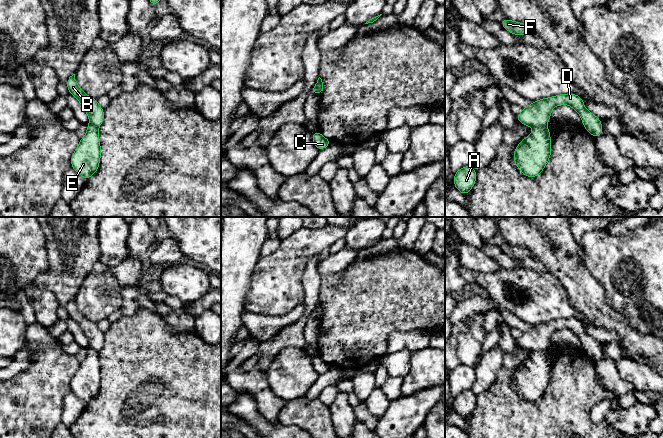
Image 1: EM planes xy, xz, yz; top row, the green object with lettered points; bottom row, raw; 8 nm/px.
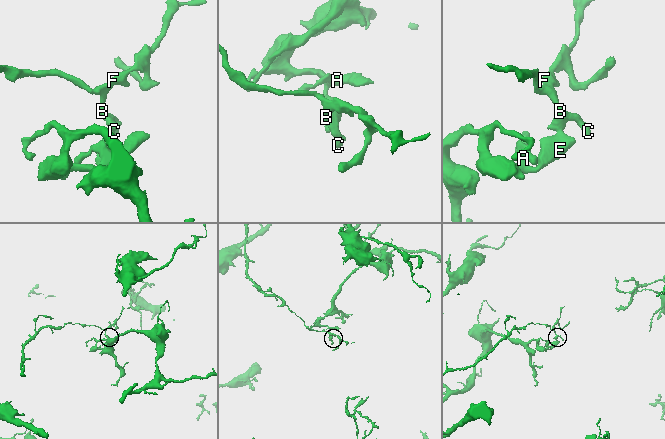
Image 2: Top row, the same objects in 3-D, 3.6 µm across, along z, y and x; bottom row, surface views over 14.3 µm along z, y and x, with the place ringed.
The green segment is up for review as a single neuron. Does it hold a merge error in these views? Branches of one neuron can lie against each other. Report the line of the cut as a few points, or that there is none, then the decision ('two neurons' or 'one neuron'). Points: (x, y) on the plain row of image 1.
cut in yz along (546, 349), (534, 352); two neurons

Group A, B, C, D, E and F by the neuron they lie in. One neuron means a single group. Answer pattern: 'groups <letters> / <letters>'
groups A E / B C D F

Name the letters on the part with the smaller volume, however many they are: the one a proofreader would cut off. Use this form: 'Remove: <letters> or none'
Remove: B, C, D, F

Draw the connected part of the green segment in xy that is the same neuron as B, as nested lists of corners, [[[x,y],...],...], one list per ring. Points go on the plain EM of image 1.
[[[75,298],[69,301],[66,305],[68,315],[72,318],[82,329],[89,341],[89,348],[99,351],[104,345],[104,333],[100,331],[97,323],[90,321],[81,314],[78,310]]]

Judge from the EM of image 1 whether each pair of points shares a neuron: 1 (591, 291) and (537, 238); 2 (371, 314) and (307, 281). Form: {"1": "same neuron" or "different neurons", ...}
{"1": "same neuron", "2": "different neurons"}

